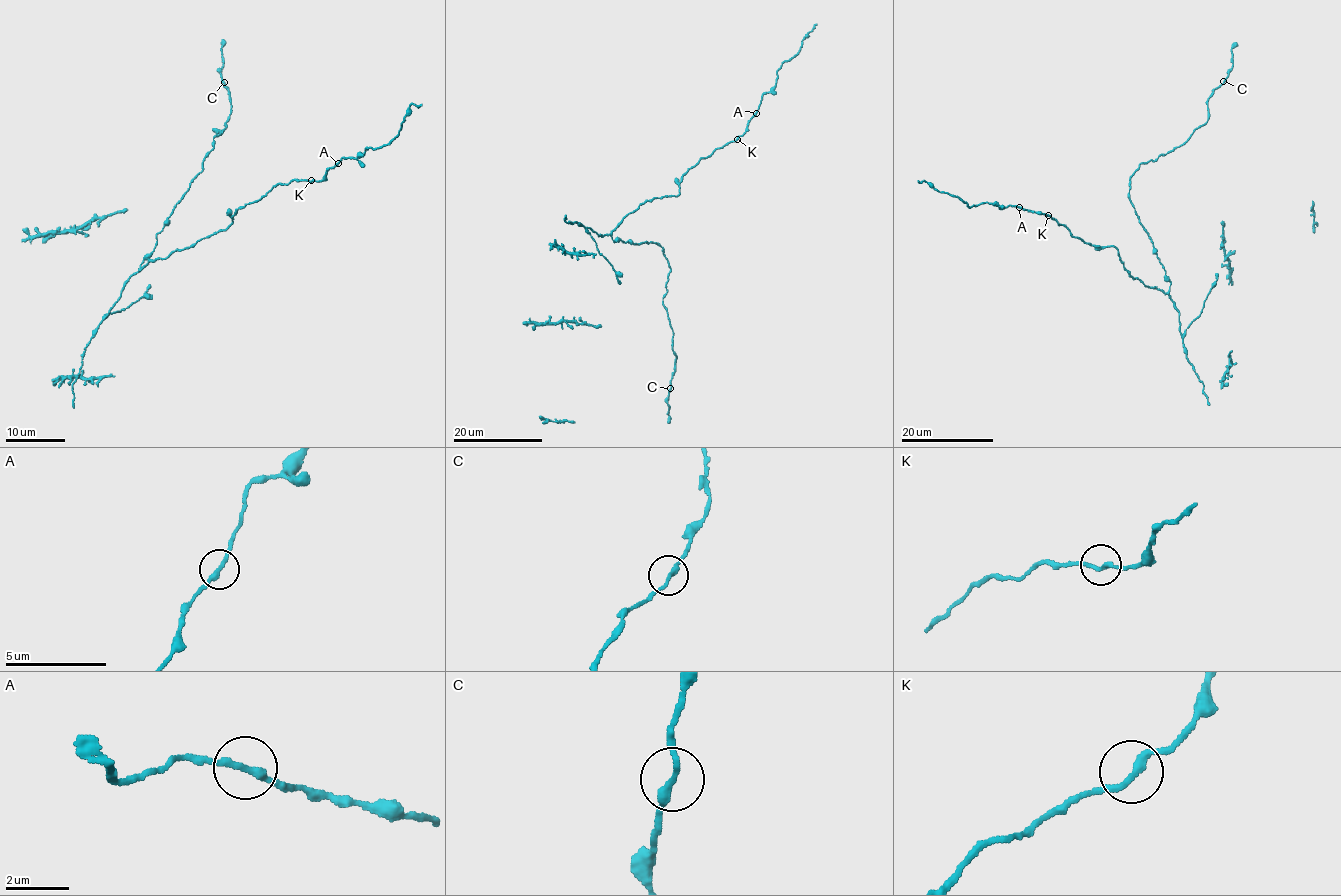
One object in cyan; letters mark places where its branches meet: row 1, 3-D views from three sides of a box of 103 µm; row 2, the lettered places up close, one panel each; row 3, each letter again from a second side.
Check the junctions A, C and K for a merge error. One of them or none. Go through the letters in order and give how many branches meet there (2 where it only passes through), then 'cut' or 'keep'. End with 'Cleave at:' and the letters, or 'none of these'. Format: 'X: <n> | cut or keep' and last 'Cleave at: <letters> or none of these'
A: 2 | cut
C: 2 | keep
K: 2 | keep
Cleave at: A

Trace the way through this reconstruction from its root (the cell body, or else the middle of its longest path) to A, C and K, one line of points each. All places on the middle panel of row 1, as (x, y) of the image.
A: (610, 234), (647, 200), (678, 194), (681, 176), (718, 148), (735, 141), (746, 131), (748, 120), (756, 113)
C: (610, 234), (614, 242), (656, 242), (663, 249), (670, 269), (663, 305), (676, 355), (670, 388)
K: (610, 234), (647, 200), (678, 194), (681, 176), (701, 159), (737, 139)

